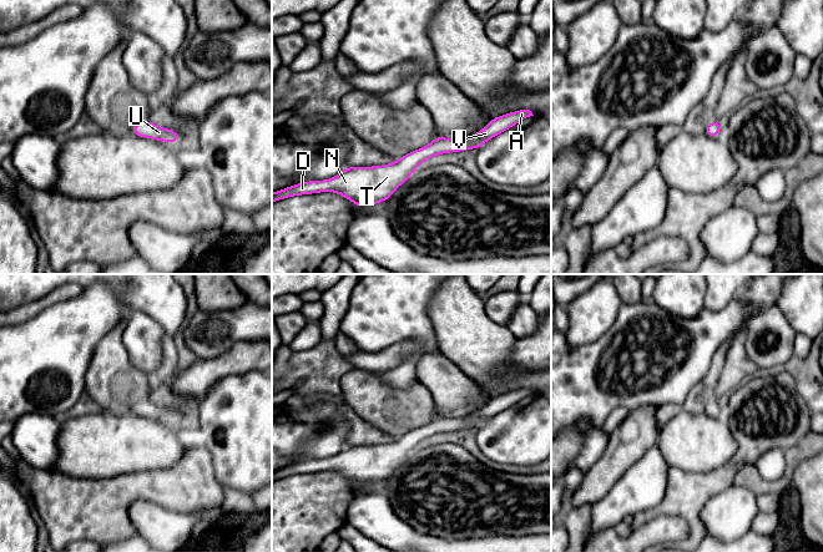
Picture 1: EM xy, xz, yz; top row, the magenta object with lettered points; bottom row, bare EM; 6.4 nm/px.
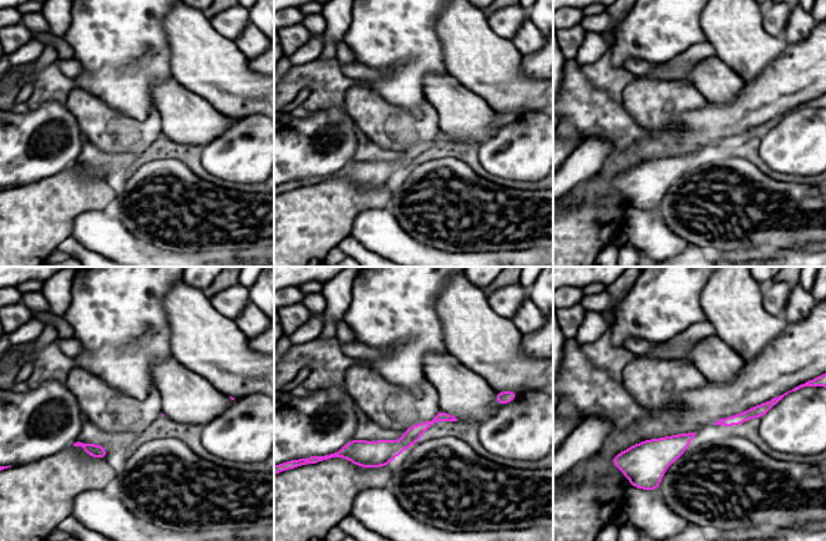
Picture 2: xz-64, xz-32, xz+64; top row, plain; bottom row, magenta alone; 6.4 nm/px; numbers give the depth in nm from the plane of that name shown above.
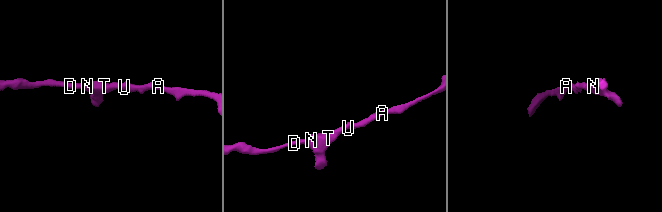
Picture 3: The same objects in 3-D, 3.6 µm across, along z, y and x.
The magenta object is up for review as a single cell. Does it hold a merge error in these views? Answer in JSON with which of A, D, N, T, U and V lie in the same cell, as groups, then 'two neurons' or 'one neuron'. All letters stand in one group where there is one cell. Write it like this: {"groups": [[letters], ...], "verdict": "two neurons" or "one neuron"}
{"groups": [["A", "D", "N", "T", "U", "V"]], "verdict": "one neuron"}

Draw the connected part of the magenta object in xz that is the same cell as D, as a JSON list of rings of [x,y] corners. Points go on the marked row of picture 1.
[[[530,110],[510,112],[489,121],[476,135],[464,140],[435,137],[425,147],[398,158],[392,164],[375,167],[348,167],[334,178],[308,181],[272,193],[272,203],[292,196],[317,192],[337,192],[359,207],[387,201],[408,179],[419,163],[435,155],[479,148],[488,140],[513,127],[521,120],[534,116]]]

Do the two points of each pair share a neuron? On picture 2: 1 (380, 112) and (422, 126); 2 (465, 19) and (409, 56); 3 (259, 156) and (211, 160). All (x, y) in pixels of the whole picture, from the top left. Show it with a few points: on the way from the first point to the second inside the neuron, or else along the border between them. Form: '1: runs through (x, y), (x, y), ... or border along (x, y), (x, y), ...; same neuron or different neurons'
1: runs through (390, 122), (394, 126), (412, 126); same neuron
2: border along (439, 13), (436, 31), (445, 65); different neurons
3: runs through (247, 156), (223, 157); same neuron

